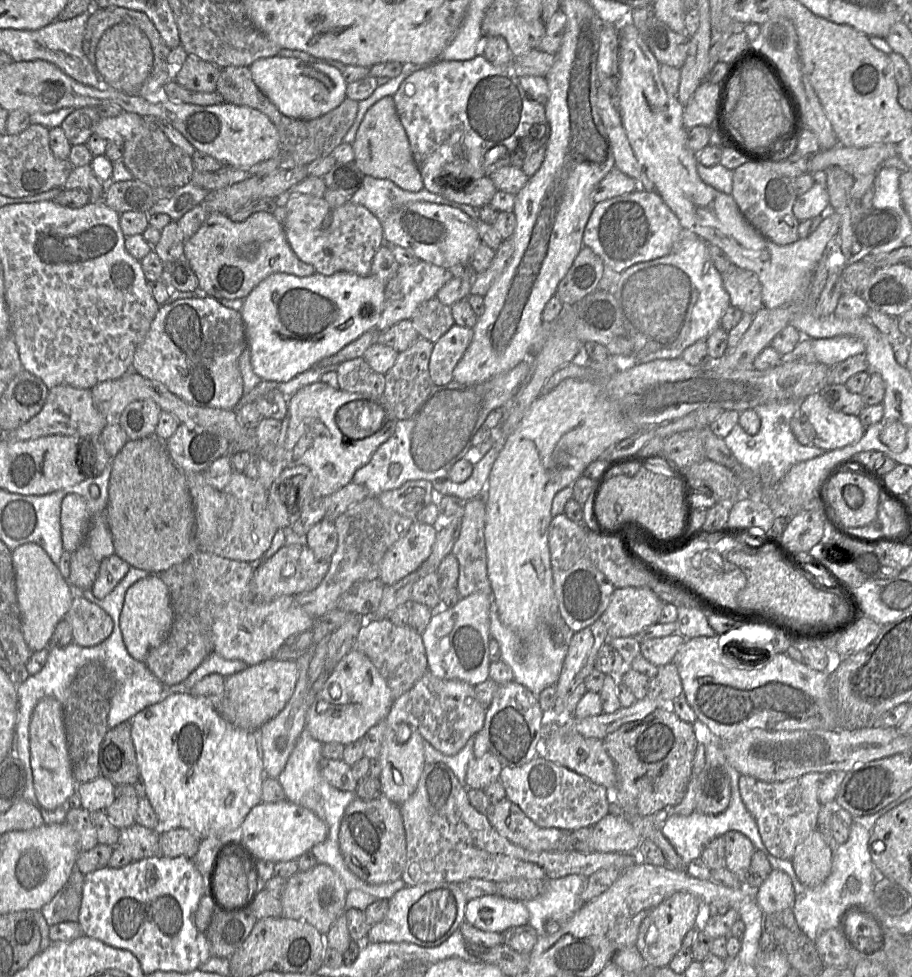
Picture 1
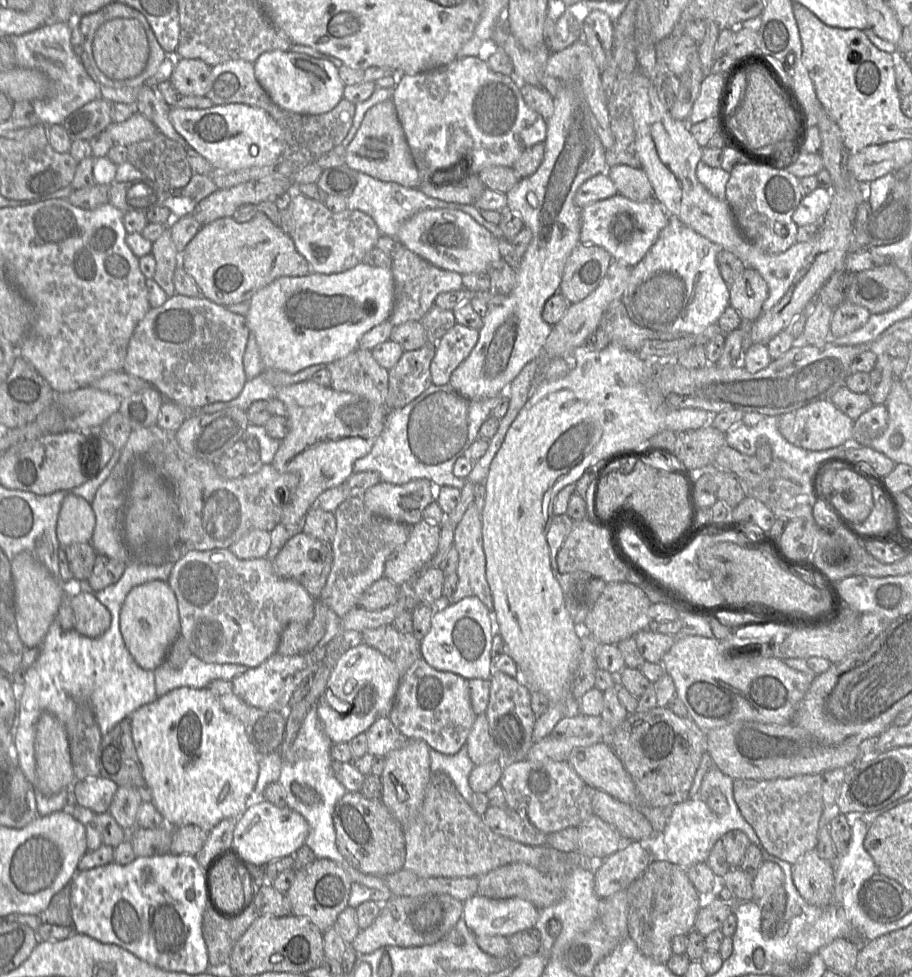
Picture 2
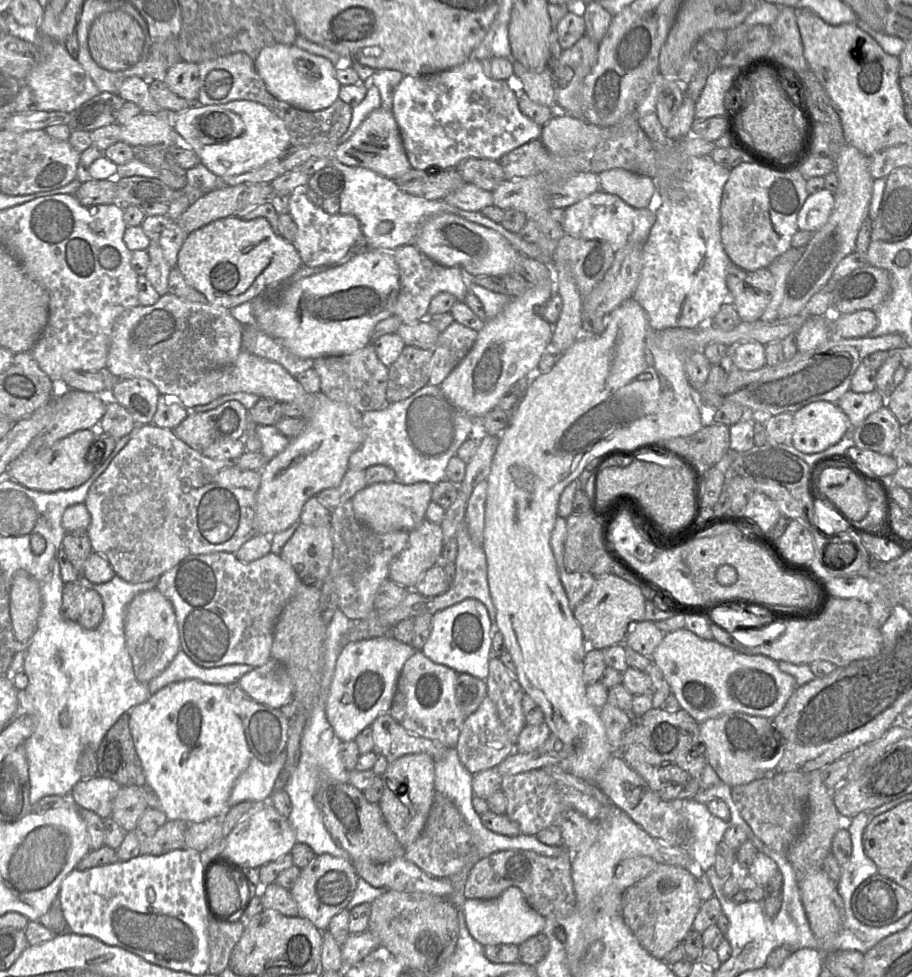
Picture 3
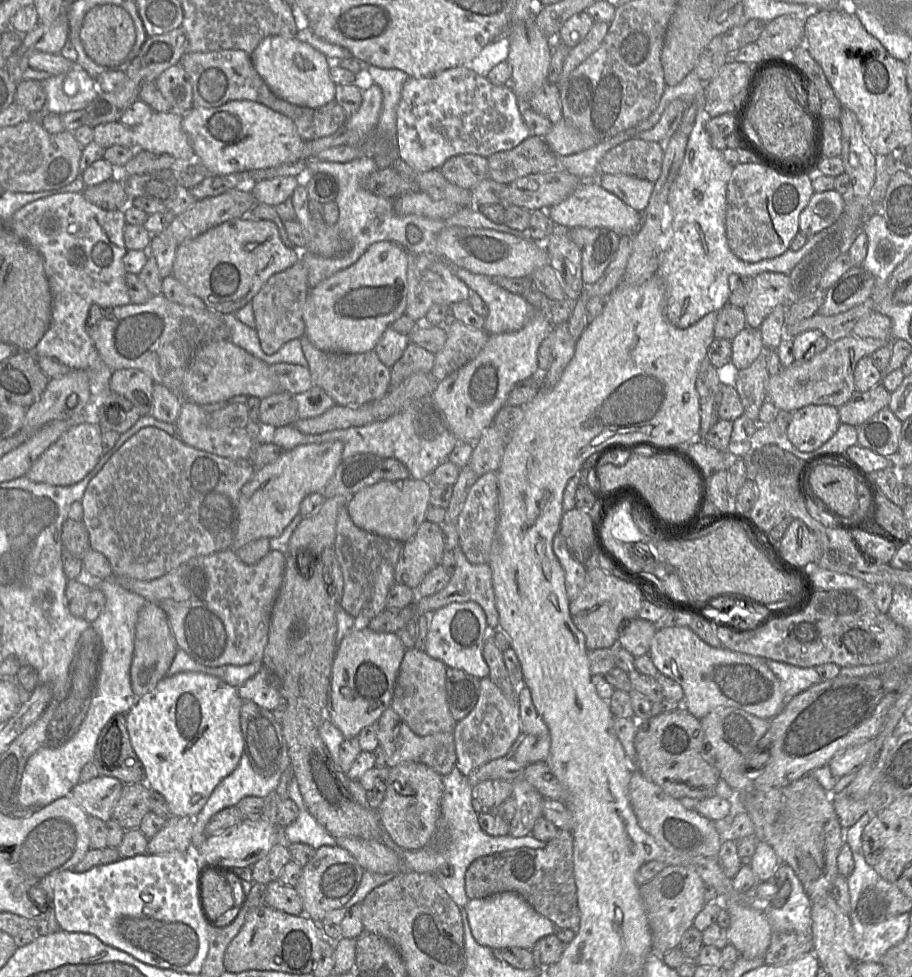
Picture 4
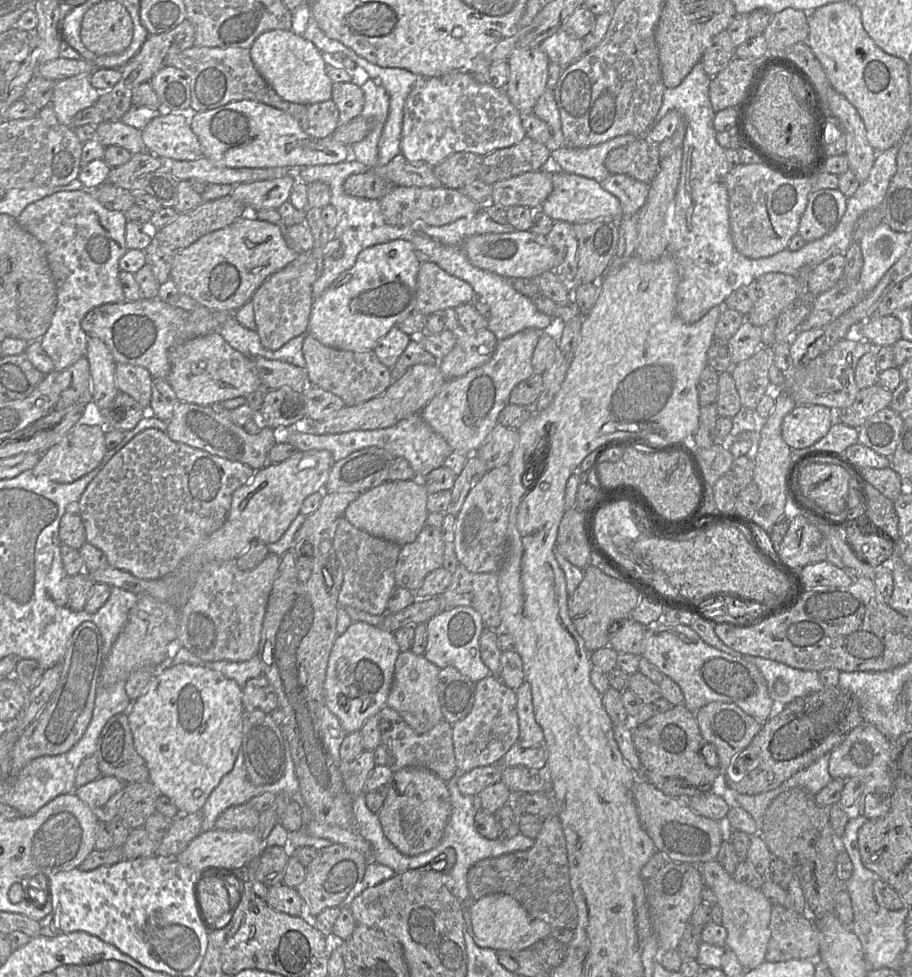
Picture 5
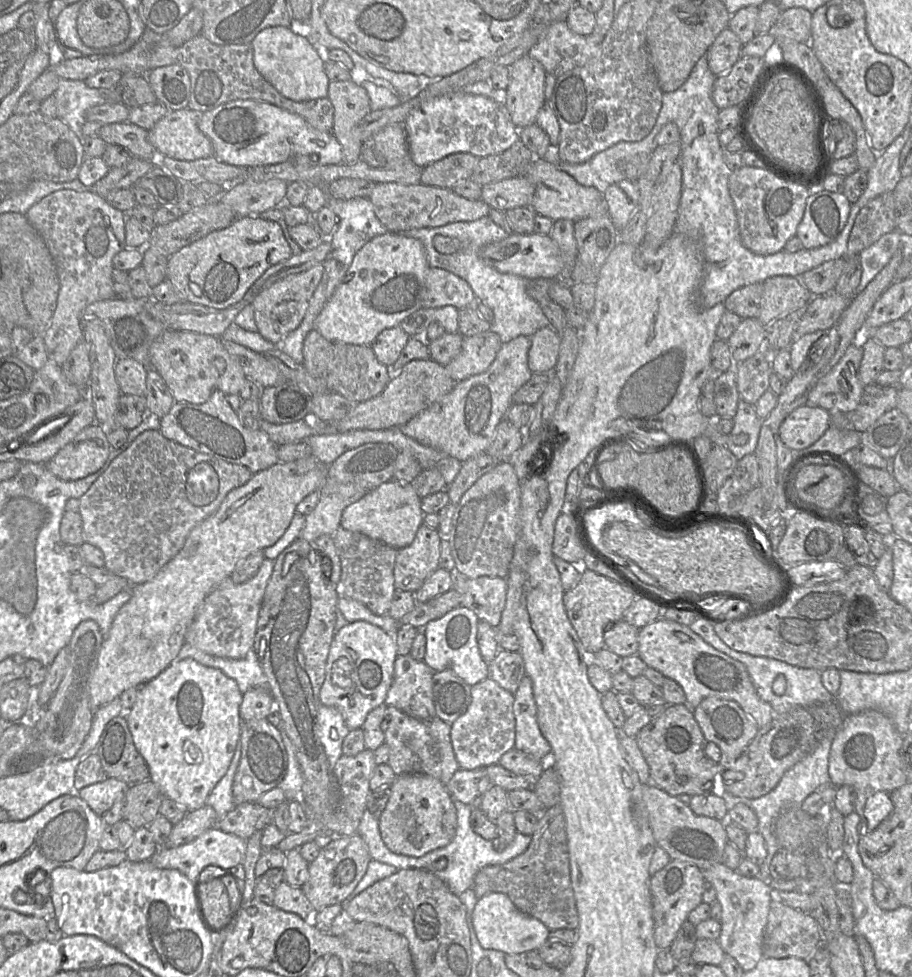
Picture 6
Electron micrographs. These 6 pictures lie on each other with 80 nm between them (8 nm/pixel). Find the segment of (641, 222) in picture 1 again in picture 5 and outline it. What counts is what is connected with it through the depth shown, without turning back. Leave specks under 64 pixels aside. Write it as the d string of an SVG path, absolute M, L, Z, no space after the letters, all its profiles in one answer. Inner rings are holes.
M553 170L552 183L551 194L539 208L552 220L564 221L573 225L598 219L614 221L623 219L620 201L604 190L597 181L560 170Z

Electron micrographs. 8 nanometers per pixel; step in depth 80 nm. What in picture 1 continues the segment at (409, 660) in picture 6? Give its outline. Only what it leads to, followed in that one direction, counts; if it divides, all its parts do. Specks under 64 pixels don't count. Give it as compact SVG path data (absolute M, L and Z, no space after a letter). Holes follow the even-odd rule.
M428 670L409 691L393 701L385 720L388 725L407 724L415 728L435 749L452 756L483 729L486 710L477 700L474 686L461 680L438 678Z

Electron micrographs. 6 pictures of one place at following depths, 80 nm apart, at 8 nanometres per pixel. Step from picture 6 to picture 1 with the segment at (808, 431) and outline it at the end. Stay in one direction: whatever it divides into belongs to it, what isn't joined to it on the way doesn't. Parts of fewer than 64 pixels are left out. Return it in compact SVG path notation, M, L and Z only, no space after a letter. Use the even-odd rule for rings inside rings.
M821 393L802 400L799 411L814 428L813 446L826 451L858 442L866 430L858 416L835 411Z

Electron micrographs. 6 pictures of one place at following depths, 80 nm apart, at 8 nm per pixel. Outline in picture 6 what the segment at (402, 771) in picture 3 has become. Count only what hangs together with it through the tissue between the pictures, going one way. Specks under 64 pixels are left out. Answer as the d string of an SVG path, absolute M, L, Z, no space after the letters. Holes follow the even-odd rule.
M403 774L395 778L390 790L386 806L378 817L381 838L390 851L420 857L452 841L457 813L454 799L444 783L425 774Z

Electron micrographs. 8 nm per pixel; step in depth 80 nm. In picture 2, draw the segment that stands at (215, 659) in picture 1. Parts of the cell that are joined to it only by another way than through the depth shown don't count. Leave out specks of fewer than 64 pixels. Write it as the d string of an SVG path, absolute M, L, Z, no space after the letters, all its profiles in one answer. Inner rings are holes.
M191 656L181 668L173 668L167 663L163 663L154 671L155 688L158 697L168 692L181 688L190 687L196 689L206 688L214 680L232 681L238 675L244 673L248 668L239 664L215 664L205 663L195 656Z

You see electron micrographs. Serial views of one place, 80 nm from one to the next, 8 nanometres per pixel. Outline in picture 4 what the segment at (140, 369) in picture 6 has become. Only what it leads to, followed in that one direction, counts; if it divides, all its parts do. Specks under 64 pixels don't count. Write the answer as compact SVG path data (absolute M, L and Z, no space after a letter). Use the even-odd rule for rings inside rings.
M134 368L114 370L110 379L110 391L128 399L140 417L151 413L153 385L148 374Z

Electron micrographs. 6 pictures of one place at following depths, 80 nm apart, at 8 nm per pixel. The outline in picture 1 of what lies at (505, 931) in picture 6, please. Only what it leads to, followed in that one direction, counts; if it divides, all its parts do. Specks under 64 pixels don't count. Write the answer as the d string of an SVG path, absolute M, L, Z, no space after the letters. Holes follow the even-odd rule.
M485 895L468 900L465 922L486 932L503 933L511 927L528 923L529 912L524 902L499 895Z

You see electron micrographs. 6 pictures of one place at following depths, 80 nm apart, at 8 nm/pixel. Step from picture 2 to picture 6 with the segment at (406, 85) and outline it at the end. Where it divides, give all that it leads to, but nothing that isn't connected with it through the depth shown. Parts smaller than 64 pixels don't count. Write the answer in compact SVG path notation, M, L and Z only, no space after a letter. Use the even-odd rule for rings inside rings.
M461 90L436 97L413 109L405 121L405 130L409 157L420 167L455 153L469 153L477 158L499 154L519 142L519 129L511 121L504 104L489 97L471 95Z

